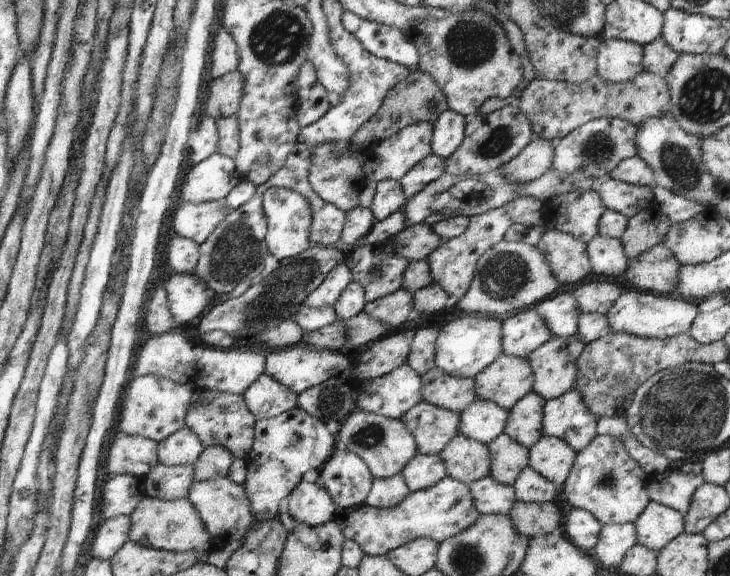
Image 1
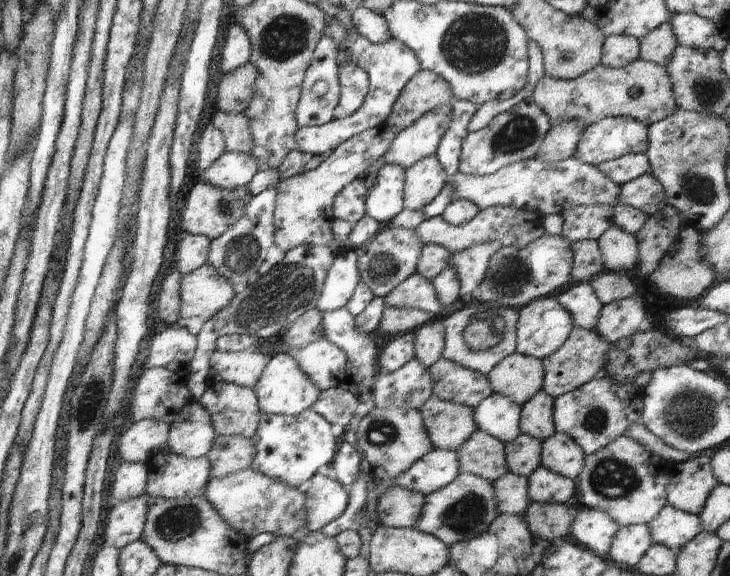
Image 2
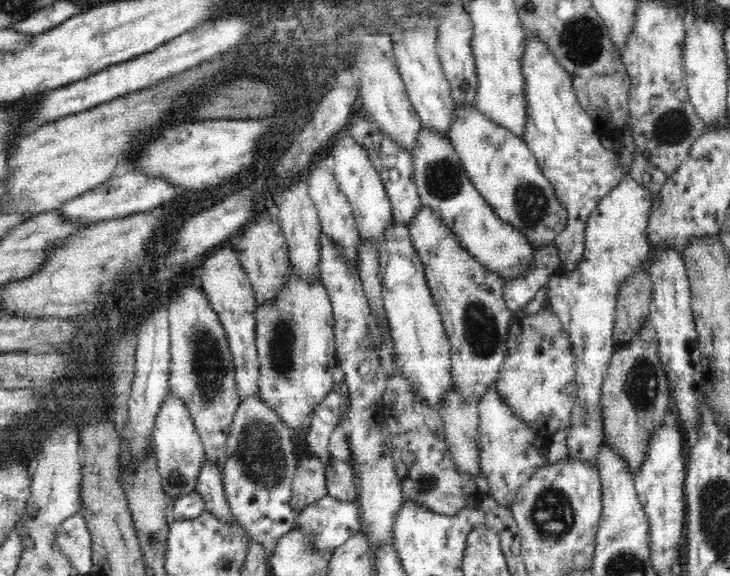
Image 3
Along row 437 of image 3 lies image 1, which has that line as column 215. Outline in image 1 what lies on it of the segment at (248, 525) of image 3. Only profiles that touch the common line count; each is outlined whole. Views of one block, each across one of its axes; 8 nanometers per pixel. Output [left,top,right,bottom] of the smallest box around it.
[194,142,346,294]

